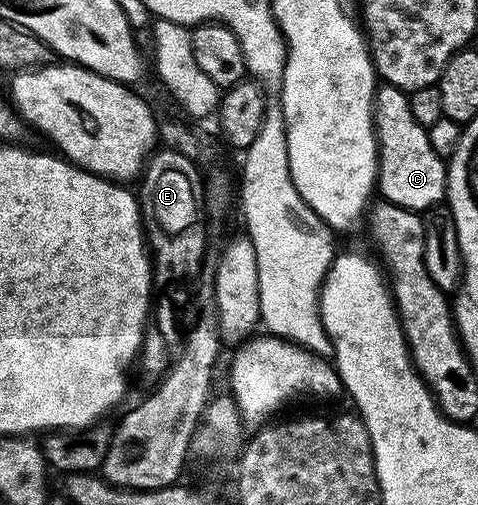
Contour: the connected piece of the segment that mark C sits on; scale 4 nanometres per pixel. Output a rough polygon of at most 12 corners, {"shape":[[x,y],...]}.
{"shape":[[406,91],[375,97],[378,190],[431,213],[448,202],[448,164]]}

